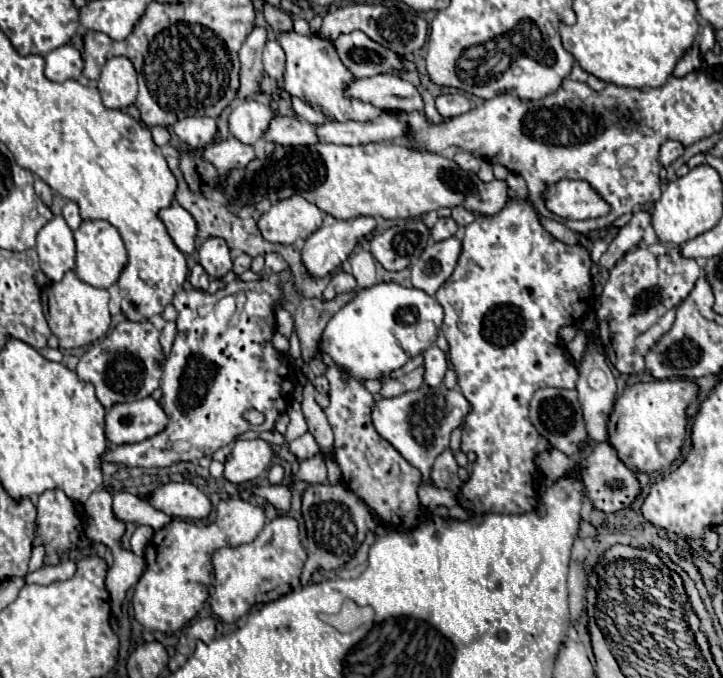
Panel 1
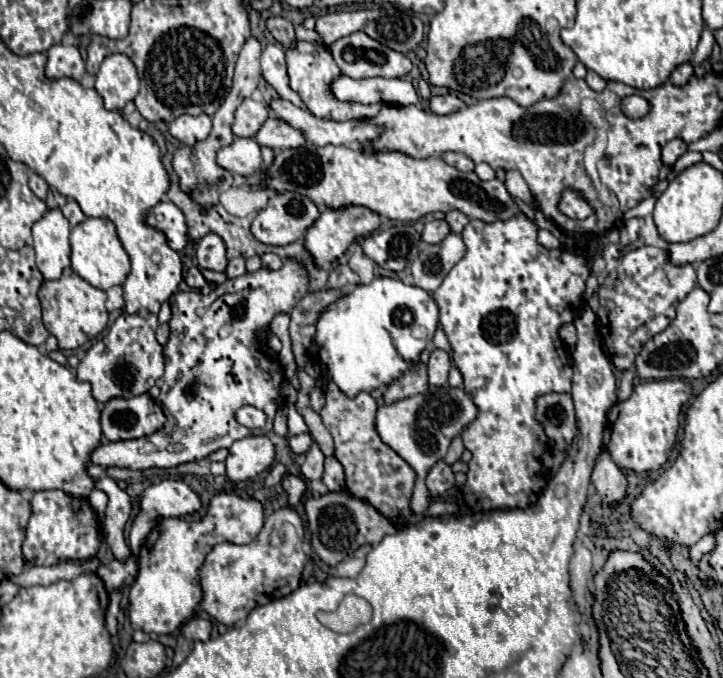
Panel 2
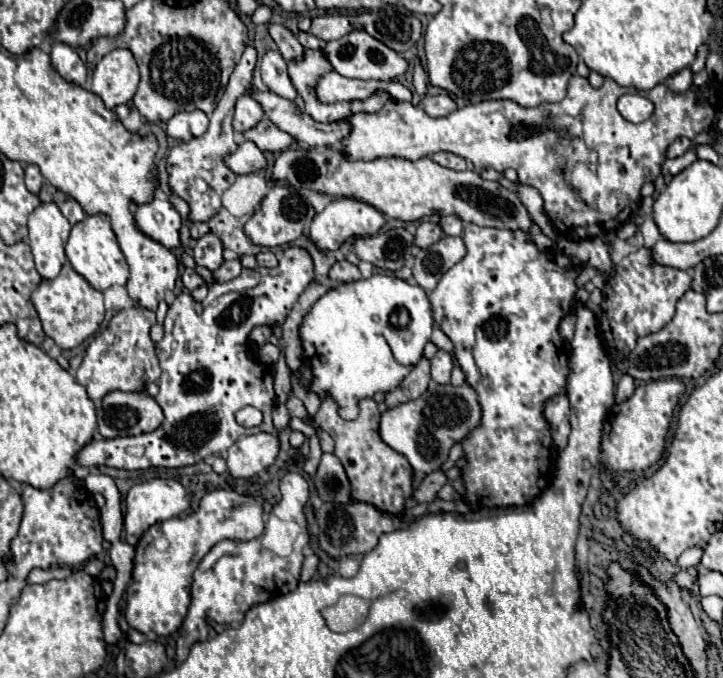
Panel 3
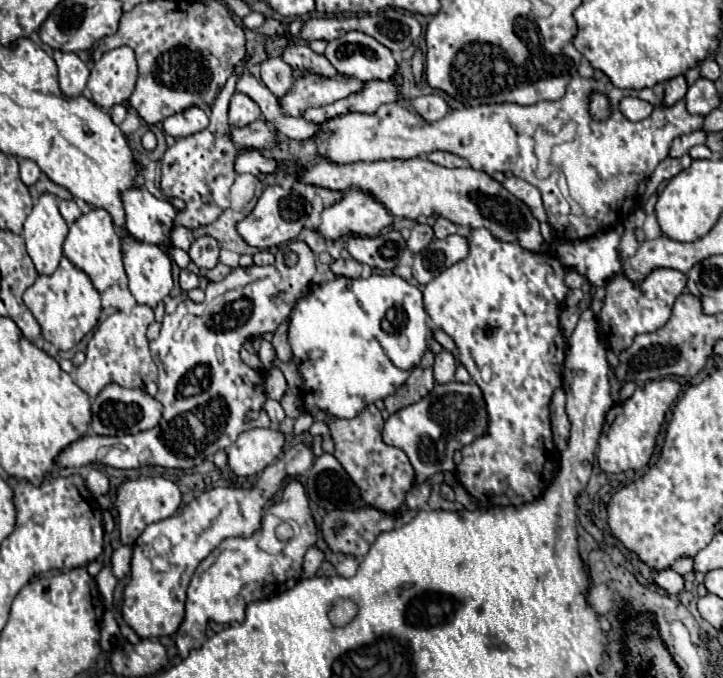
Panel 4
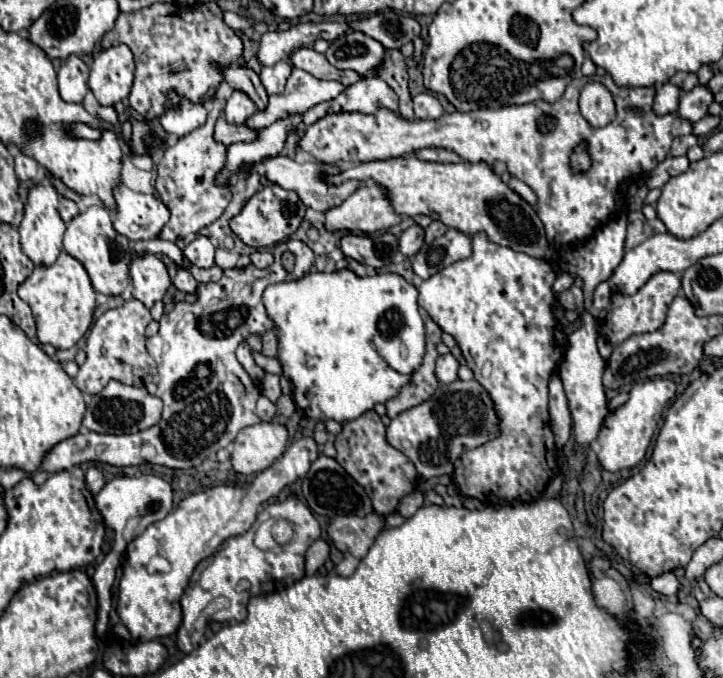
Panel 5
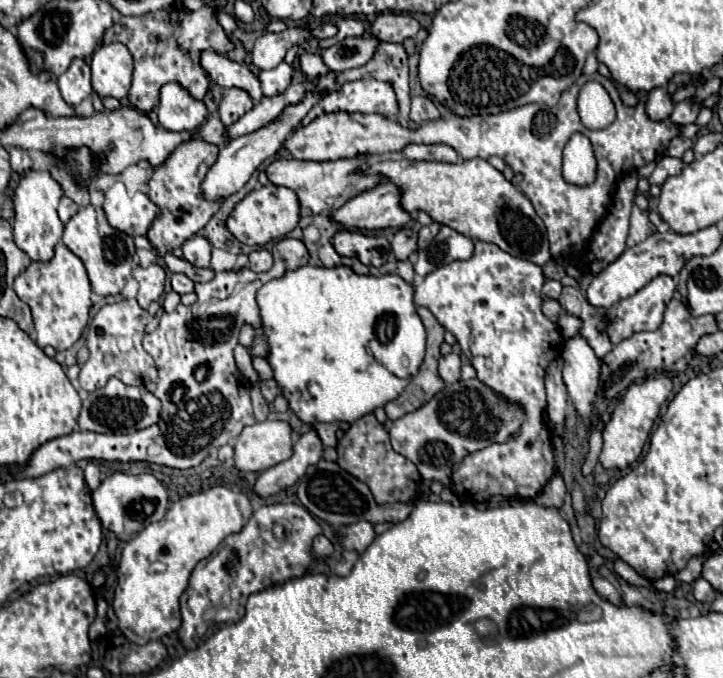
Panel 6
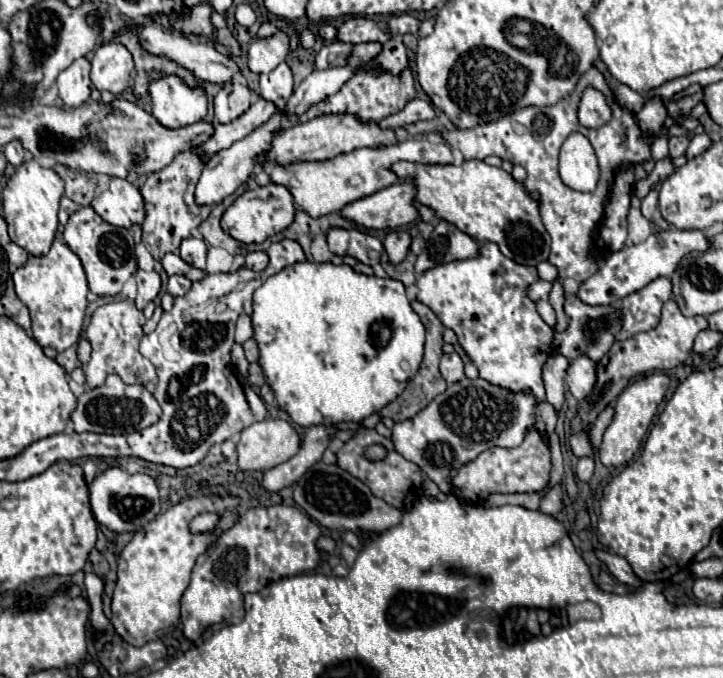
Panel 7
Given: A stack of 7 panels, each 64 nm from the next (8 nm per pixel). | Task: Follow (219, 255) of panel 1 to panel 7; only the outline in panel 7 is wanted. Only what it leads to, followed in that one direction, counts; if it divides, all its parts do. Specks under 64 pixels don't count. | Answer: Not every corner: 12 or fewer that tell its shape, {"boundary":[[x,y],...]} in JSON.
{"boundary":[[186,238],[180,258],[194,268],[206,268],[208,244]]}

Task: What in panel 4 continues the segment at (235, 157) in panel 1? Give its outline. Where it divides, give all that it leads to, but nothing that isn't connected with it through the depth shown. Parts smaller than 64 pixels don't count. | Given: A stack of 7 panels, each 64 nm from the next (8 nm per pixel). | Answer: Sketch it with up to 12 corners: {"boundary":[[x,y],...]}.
{"boundary":[[244,148],[234,160],[236,174],[272,174],[278,162]]}

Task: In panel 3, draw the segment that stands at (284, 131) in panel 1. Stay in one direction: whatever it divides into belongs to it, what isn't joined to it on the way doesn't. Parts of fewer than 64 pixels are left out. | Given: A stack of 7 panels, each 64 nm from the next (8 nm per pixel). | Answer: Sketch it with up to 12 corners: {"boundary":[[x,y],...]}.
{"boundary":[[270,120],[244,132],[262,152],[282,152],[296,142]]}

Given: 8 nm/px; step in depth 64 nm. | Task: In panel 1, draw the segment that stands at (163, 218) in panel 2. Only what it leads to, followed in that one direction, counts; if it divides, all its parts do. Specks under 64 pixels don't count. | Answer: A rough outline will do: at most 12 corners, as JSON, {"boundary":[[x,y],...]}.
{"boundary":[[174,202],[160,210],[174,244],[184,254],[196,252],[194,216]]}

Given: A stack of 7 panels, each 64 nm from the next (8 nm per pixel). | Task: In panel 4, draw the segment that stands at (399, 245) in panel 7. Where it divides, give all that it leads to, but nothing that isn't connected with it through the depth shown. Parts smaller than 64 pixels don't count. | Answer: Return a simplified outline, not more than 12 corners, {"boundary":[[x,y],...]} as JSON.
{"boundary":[[416,224],[408,248],[420,252],[434,240],[430,224]]}

